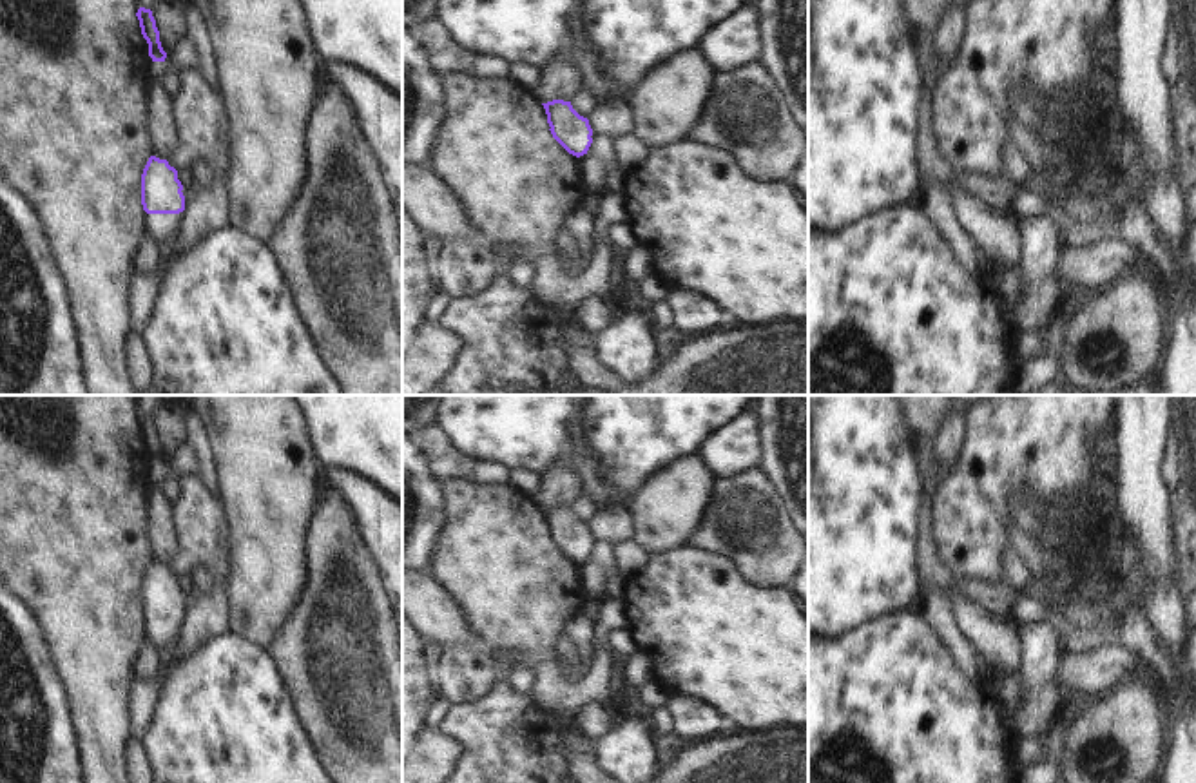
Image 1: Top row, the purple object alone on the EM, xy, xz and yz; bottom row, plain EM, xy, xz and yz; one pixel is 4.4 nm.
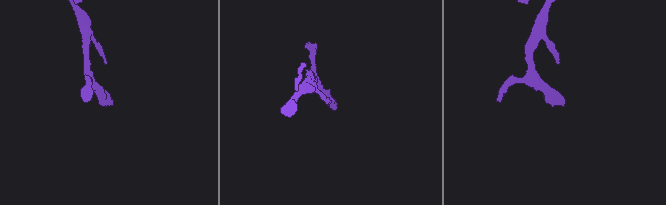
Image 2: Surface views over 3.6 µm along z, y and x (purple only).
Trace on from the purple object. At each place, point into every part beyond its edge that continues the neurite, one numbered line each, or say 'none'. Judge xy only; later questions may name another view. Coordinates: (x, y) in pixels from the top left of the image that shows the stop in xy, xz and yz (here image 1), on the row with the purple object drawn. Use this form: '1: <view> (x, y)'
1: xy (160, 227)

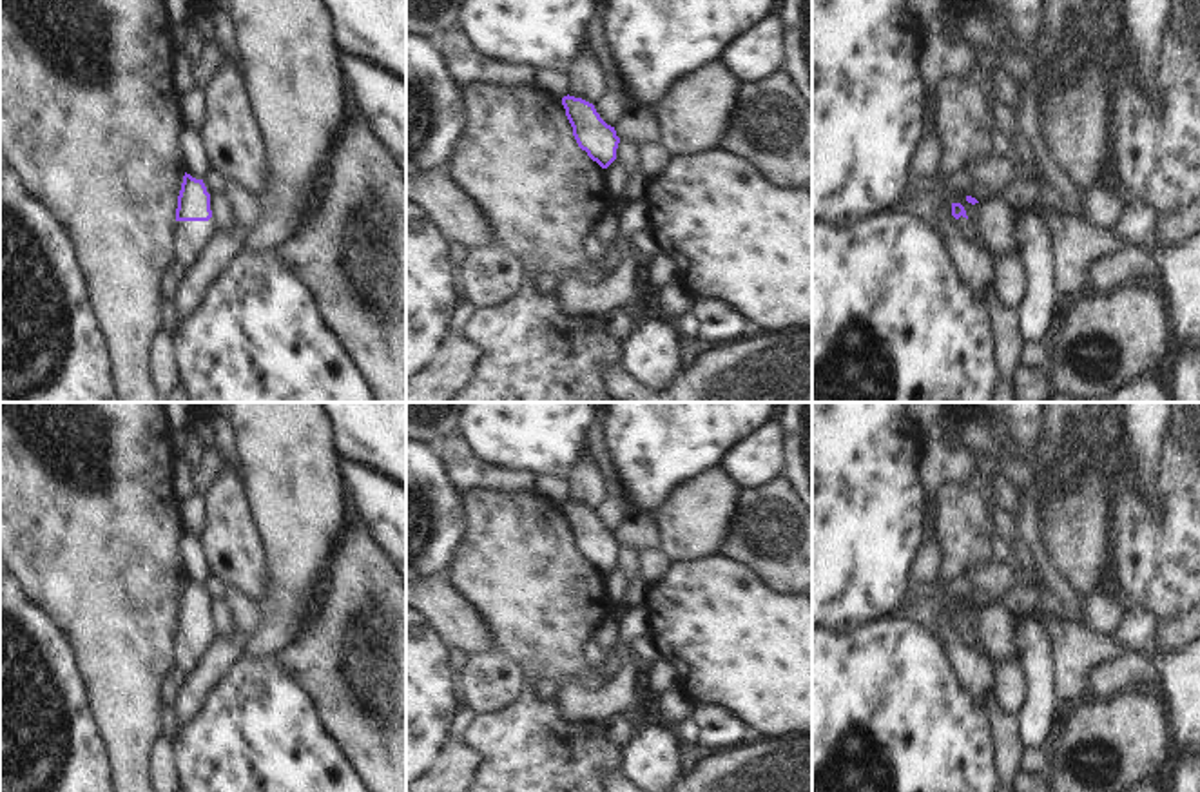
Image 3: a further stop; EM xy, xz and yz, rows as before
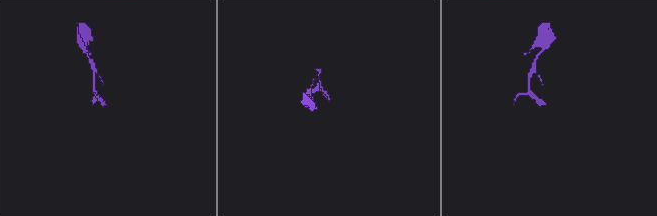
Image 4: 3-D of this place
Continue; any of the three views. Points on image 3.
1: xy (189, 238)

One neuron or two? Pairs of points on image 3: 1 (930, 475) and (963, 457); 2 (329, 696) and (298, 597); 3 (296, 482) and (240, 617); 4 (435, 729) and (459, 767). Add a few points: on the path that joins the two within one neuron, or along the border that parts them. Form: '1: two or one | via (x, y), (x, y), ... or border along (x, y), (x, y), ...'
1: one | via (938, 468), (941, 464), (956, 464)
2: two | border along (300, 635), (274, 655)
3: two | border along (258, 602), (258, 627), (247, 638)
4: two | border along (461, 742), (445, 745), (425, 772)

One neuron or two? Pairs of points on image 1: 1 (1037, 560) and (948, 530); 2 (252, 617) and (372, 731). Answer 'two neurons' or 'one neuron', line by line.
1: two neurons
2: two neurons

